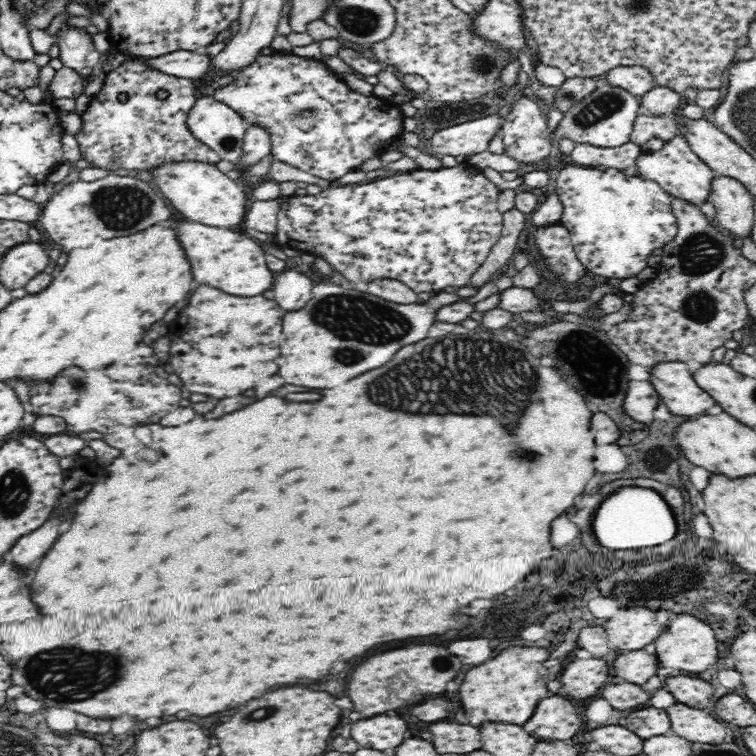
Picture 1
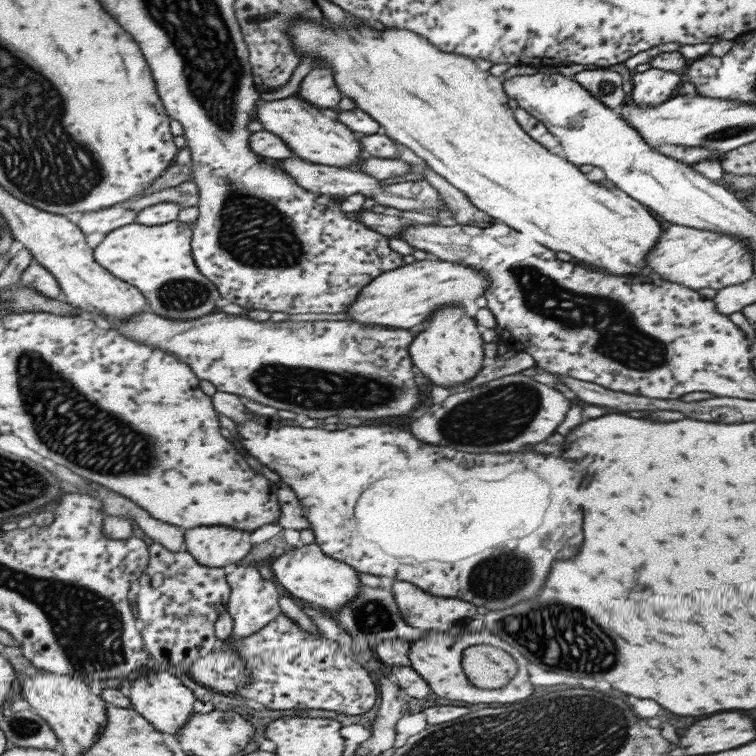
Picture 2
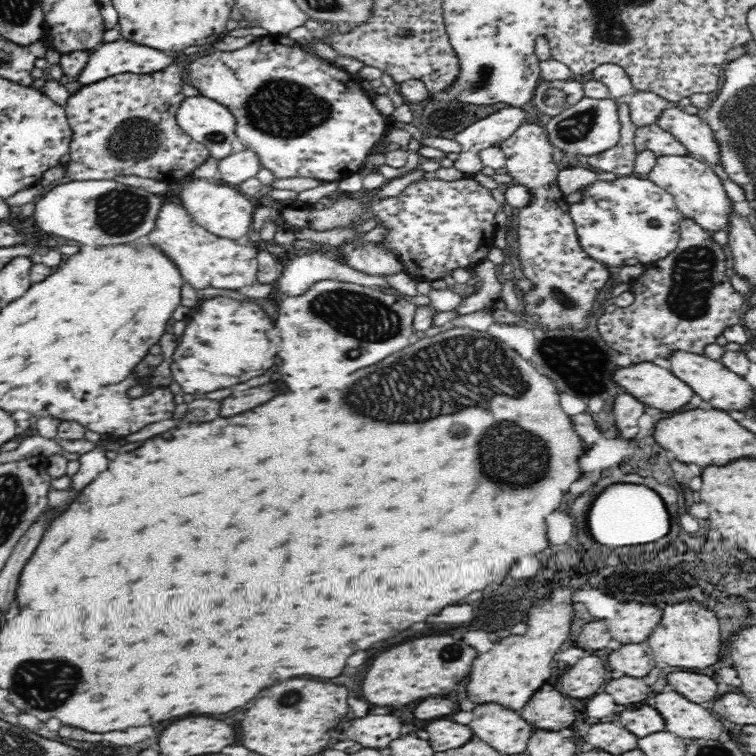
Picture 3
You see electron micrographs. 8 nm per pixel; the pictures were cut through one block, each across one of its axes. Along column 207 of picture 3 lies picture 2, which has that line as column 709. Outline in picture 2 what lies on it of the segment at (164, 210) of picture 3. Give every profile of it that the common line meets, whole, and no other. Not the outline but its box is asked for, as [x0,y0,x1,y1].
[647,224,754,294]

